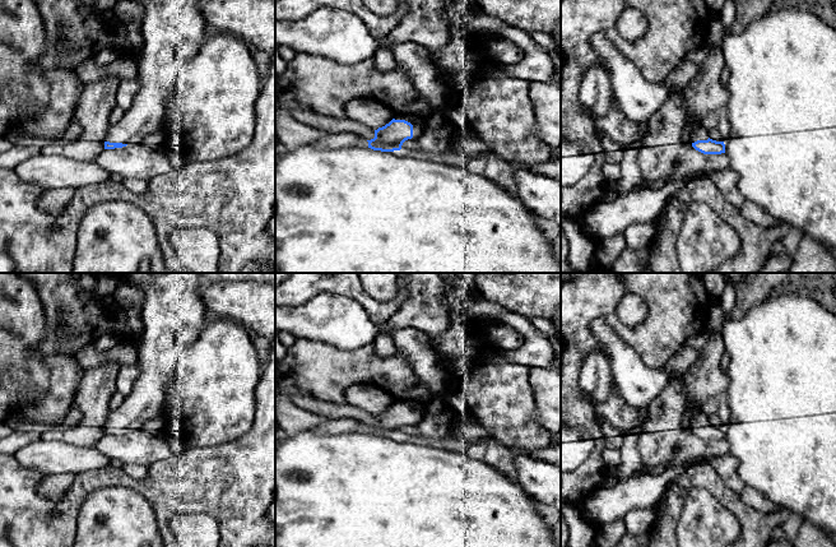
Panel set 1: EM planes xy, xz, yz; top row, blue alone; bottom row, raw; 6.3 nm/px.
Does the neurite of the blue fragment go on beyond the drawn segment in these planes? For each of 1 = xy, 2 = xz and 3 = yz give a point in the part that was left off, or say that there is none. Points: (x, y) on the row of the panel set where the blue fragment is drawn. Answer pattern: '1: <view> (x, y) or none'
1: xy (172, 31)
2: xz (418, 124)
3: yz (699, 133)

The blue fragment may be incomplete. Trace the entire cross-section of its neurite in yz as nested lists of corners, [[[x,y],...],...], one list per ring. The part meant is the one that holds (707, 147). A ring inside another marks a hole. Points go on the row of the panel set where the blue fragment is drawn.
[[[696,126],[689,138],[689,144],[703,154],[721,154],[725,153],[724,142],[712,140],[709,130],[702,126]]]

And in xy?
[[[201,0],[139,1],[144,6],[141,20],[143,45],[136,66],[136,79],[140,89],[135,96],[135,103],[125,111],[124,117],[108,128],[104,149],[140,144],[148,135],[162,130],[166,103],[173,97],[178,74],[206,38],[206,20],[199,8]]]

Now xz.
[[[394,116],[389,124],[375,130],[375,138],[367,140],[368,148],[381,152],[400,150],[405,140],[422,135],[426,128],[426,121],[421,117]]]

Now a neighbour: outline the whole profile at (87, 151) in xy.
[[[75,140],[64,145],[48,144],[41,148],[41,154],[61,154],[79,161],[96,161],[96,157],[104,149],[106,140]]]

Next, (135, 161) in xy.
[[[143,143],[122,148],[103,149],[96,162],[106,170],[110,177],[138,179],[150,182],[155,176],[164,175],[172,166],[164,152]]]

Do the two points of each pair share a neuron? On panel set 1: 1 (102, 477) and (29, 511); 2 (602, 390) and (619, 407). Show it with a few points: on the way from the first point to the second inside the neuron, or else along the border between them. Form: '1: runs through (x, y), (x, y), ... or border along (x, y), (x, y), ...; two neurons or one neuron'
1: runs through (83, 490), (57, 520), (49, 520); one neuron
2: border along (585, 393), (594, 401), (607, 401), (616, 394); two neurons

